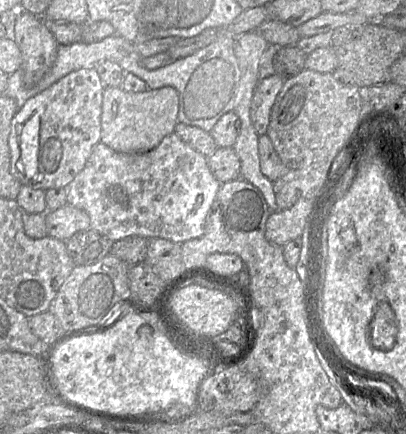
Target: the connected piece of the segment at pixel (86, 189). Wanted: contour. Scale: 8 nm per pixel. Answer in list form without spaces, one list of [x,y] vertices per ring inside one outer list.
[[[173,132],[165,136],[156,148],[143,154],[119,153],[100,141],[93,147],[84,168],[66,186],[66,200],[67,204],[89,215],[90,229],[113,242],[140,236],[147,239],[164,238],[182,244],[204,234],[207,215],[221,184],[210,171],[207,157]]]

